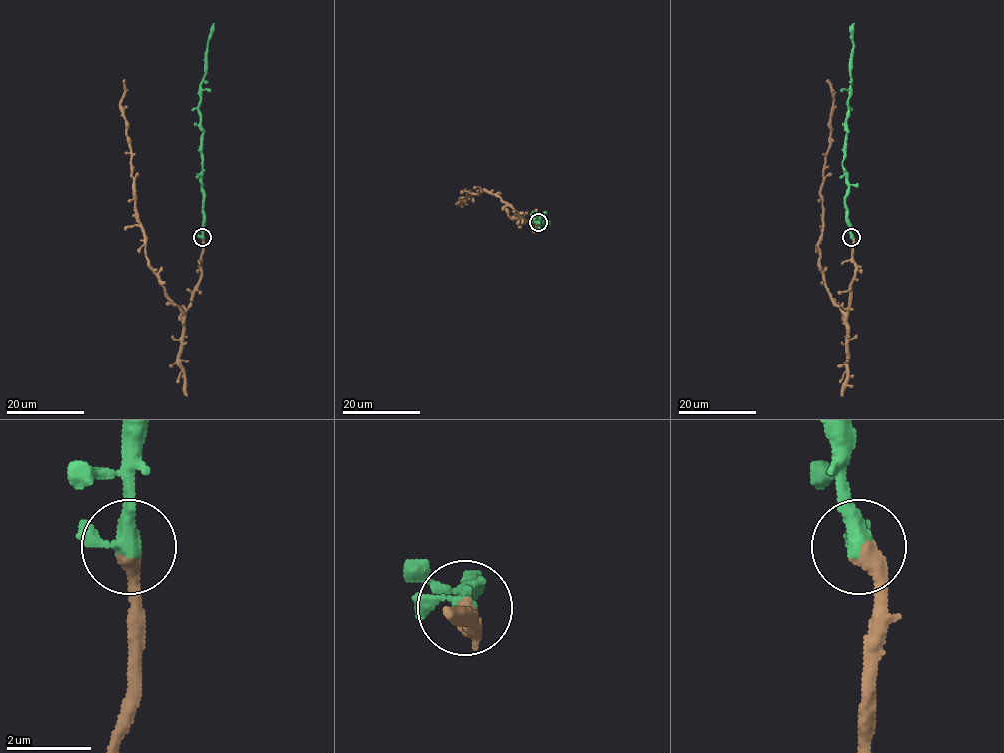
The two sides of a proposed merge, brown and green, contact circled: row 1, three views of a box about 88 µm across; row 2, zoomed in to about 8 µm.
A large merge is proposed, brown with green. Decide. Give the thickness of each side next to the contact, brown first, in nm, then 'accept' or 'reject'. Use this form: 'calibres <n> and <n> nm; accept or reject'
calibres 440 and 360 nm; accept

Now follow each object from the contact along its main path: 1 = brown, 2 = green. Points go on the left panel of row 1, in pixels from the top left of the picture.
1: (202, 238), (201, 278), (184, 312), (165, 291), (145, 252), (120, 105), (124, 79)
2: (202, 237), (202, 127), (198, 105), (200, 82), (205, 73), (205, 54), (214, 23)

